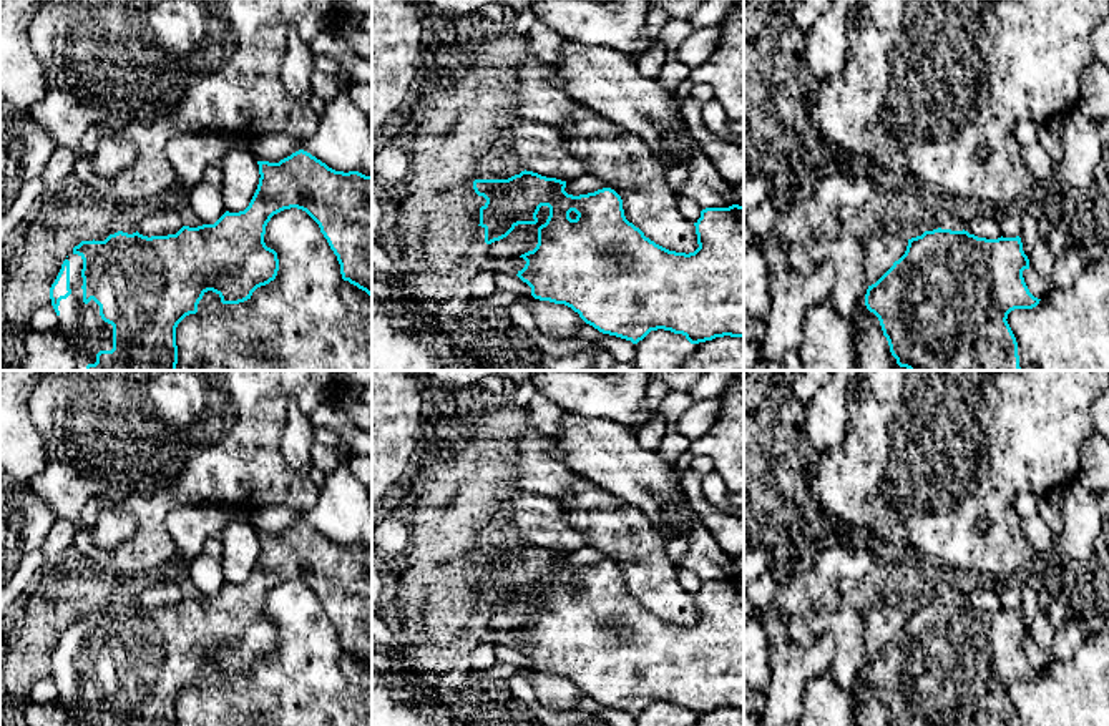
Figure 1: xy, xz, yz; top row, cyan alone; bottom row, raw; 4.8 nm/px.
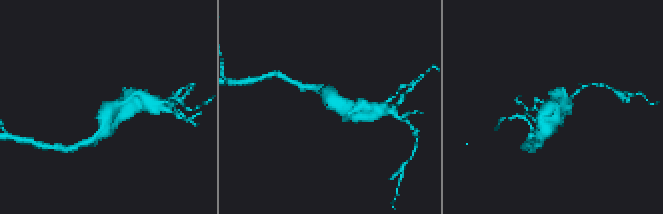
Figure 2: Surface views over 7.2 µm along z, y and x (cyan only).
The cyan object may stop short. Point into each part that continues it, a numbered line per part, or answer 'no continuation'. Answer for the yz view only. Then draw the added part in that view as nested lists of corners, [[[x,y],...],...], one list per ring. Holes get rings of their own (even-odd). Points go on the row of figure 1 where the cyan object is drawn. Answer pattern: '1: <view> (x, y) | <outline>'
no continuation

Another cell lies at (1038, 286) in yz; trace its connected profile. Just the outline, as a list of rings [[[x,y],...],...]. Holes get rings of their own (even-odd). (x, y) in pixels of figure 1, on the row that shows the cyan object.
[[[1024,269],[1023,277],[1034,297],[1044,299],[1051,292],[1051,279],[1039,276],[1034,269]]]

